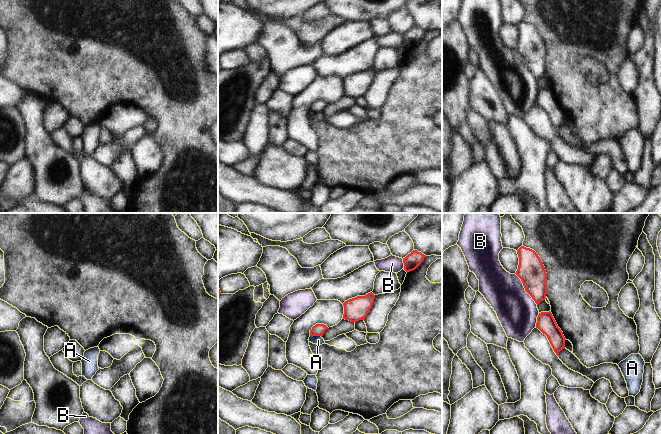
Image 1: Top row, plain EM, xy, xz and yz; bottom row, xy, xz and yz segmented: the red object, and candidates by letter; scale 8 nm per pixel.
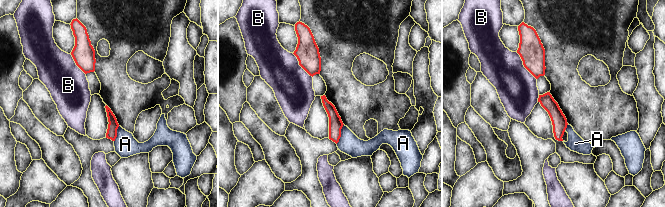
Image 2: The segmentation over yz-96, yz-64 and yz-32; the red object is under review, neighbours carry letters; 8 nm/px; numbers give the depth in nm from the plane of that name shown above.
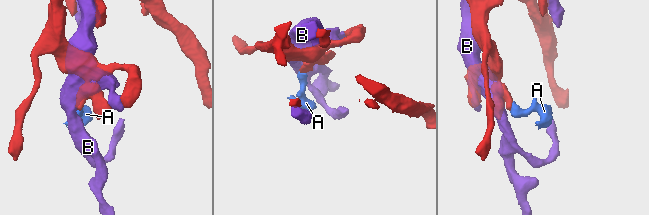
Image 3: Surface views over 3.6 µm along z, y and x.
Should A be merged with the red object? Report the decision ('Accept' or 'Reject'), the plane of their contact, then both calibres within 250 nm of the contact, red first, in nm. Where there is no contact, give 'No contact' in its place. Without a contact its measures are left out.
Reject. Touches red in xz. Thickness 100 nm (red) against 70 nm.

